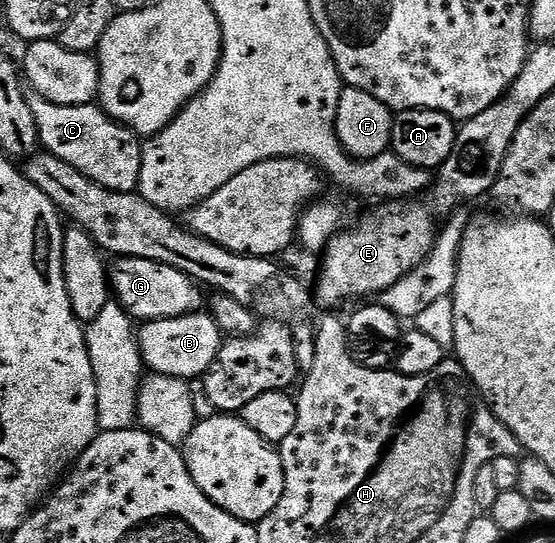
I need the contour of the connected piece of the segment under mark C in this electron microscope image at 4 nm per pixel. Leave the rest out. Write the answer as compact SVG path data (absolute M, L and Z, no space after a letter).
M34 91L27 93L30 114L34 114L34 122L38 126L38 134L43 151L62 158L62 162L70 162L74 170L86 174L98 186L109 188L115 192L136 192L140 182L142 166L142 140L125 124L120 124L113 116L105 114L104 109L95 103L79 104L78 106L62 106L42 98L42 94Z

